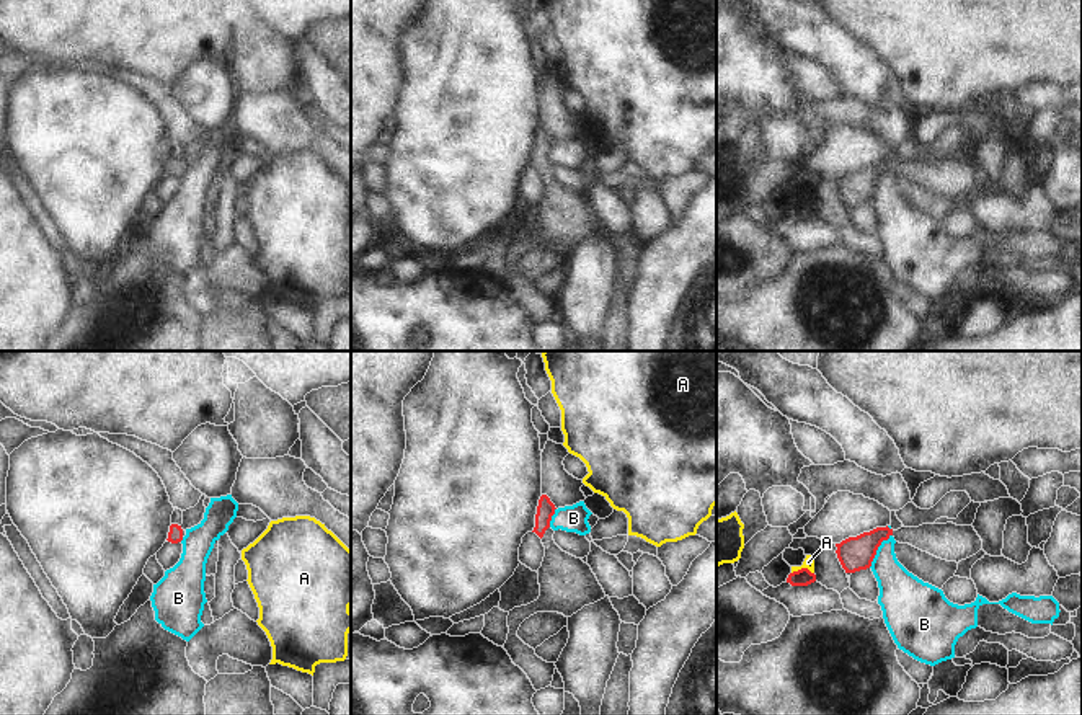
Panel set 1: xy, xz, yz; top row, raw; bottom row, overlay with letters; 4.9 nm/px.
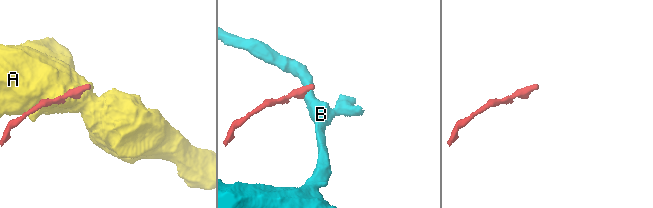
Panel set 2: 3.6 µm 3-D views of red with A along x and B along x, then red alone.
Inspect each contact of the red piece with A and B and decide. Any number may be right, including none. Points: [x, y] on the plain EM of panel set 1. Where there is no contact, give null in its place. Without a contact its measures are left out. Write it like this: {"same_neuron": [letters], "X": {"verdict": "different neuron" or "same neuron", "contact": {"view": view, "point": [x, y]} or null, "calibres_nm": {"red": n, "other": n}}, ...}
{"same_neuron": [], "A": {"verdict": "different neuron", "contact": {"view": "yz", "point": [802, 203]}, "calibres_nm": {"red": 90, "other": 50}}, "B": {"verdict": "different neuron", "contact": {"view": "yz", "point": [877, 183]}, "calibres_nm": {"red": 170, "other": 220}}}

